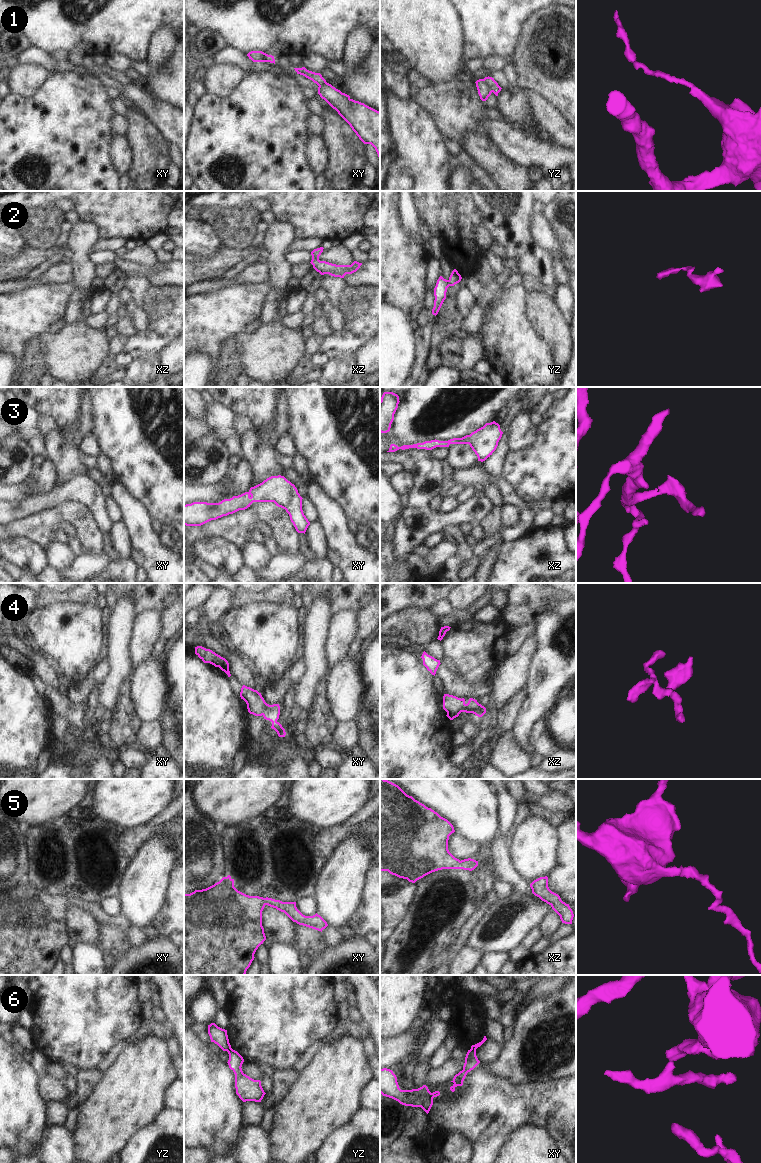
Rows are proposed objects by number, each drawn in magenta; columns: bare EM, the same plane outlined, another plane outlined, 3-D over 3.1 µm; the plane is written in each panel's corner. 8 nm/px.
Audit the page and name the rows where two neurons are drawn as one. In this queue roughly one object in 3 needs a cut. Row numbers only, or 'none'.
1, 6

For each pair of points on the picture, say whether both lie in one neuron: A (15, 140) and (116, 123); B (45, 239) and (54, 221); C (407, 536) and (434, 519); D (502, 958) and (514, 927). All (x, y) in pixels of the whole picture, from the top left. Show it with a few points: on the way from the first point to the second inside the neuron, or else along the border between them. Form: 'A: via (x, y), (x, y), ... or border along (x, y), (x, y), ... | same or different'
A: border along (114, 113), (110, 119), (112, 132) | different
B: via (45, 235), (45, 230), (50, 225) | same
C: via (414, 531), (427, 522) | same
D: border along (507, 953), (484, 954) | different

